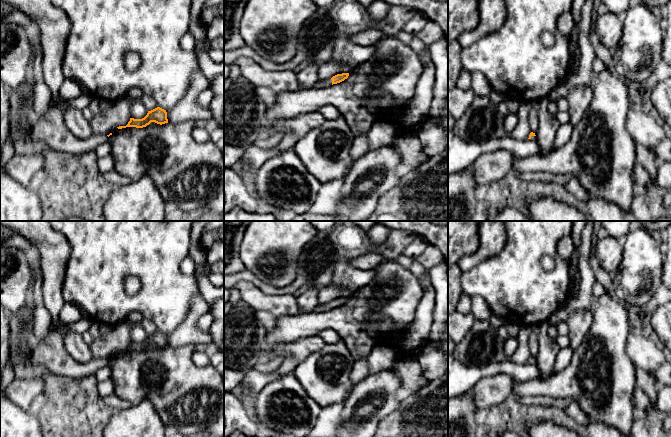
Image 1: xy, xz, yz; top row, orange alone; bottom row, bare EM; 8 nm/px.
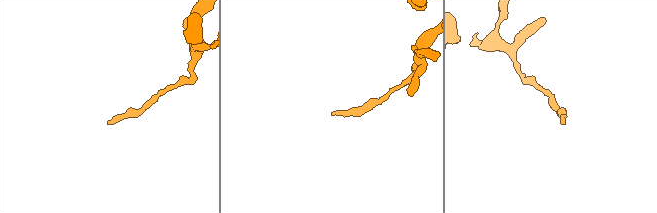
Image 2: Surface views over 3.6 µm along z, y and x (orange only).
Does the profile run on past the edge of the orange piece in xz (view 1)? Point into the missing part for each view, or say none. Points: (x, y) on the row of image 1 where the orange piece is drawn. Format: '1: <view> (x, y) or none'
1: xz (324, 83)

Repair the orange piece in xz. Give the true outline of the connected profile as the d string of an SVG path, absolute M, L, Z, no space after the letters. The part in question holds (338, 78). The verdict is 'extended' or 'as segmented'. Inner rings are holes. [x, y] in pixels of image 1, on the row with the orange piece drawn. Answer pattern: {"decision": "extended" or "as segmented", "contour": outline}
{"decision": "extended", "contour": "M349 73L337 74L329 80L319 81L315 87L328 87L330 85L337 84L344 81L345 79L348 78L348 76L349 76Z"}

